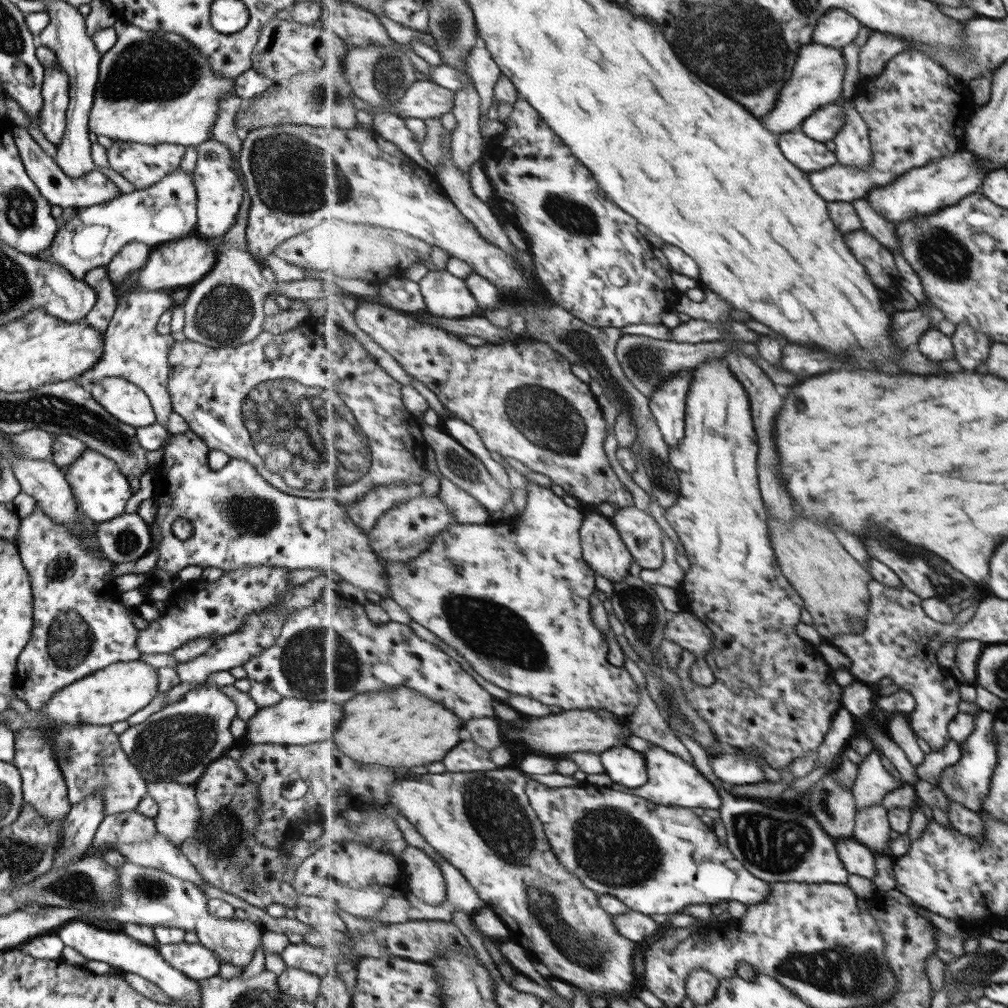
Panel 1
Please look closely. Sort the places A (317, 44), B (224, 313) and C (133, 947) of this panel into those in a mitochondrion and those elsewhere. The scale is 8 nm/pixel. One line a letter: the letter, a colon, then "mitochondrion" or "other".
A: other
B: mitochondrion
C: other

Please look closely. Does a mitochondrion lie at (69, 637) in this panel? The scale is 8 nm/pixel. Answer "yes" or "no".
yes

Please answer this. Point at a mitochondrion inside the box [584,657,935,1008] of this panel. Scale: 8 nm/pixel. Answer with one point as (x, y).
(840, 970)

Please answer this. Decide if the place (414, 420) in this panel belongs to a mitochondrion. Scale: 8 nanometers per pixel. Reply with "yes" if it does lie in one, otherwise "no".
no

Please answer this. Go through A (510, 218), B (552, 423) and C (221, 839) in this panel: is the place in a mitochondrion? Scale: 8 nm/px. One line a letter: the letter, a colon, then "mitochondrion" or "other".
A: other
B: mitochondrion
C: mitochondrion

